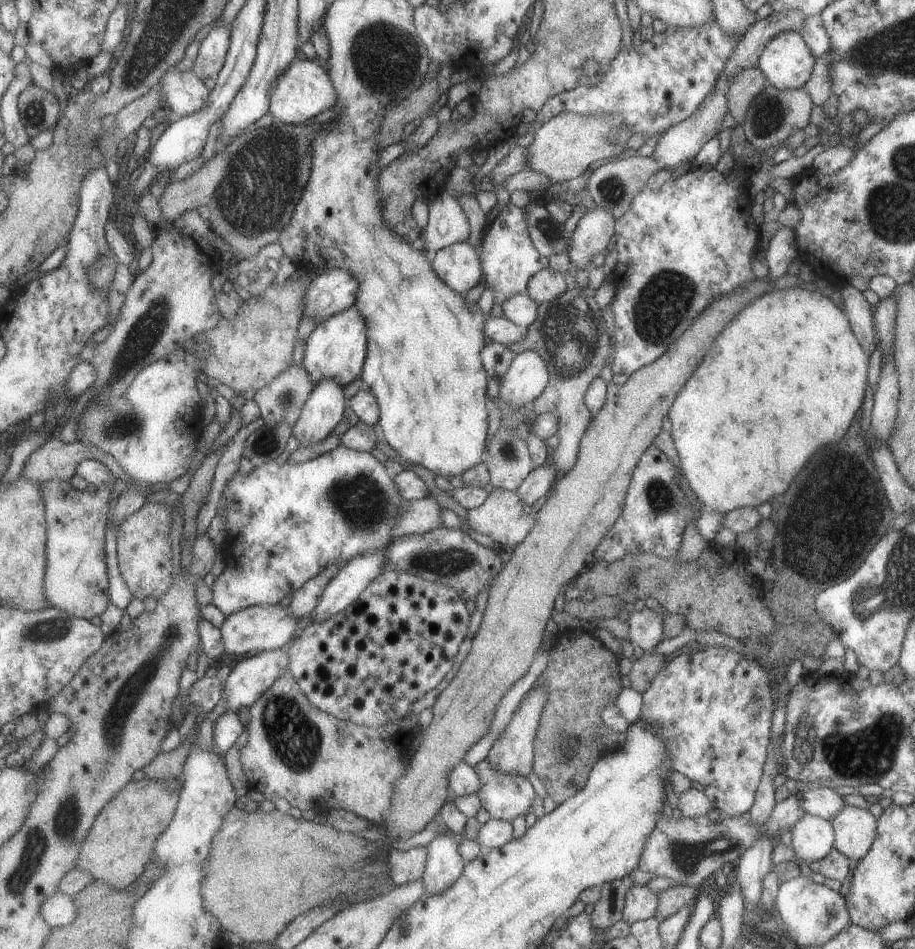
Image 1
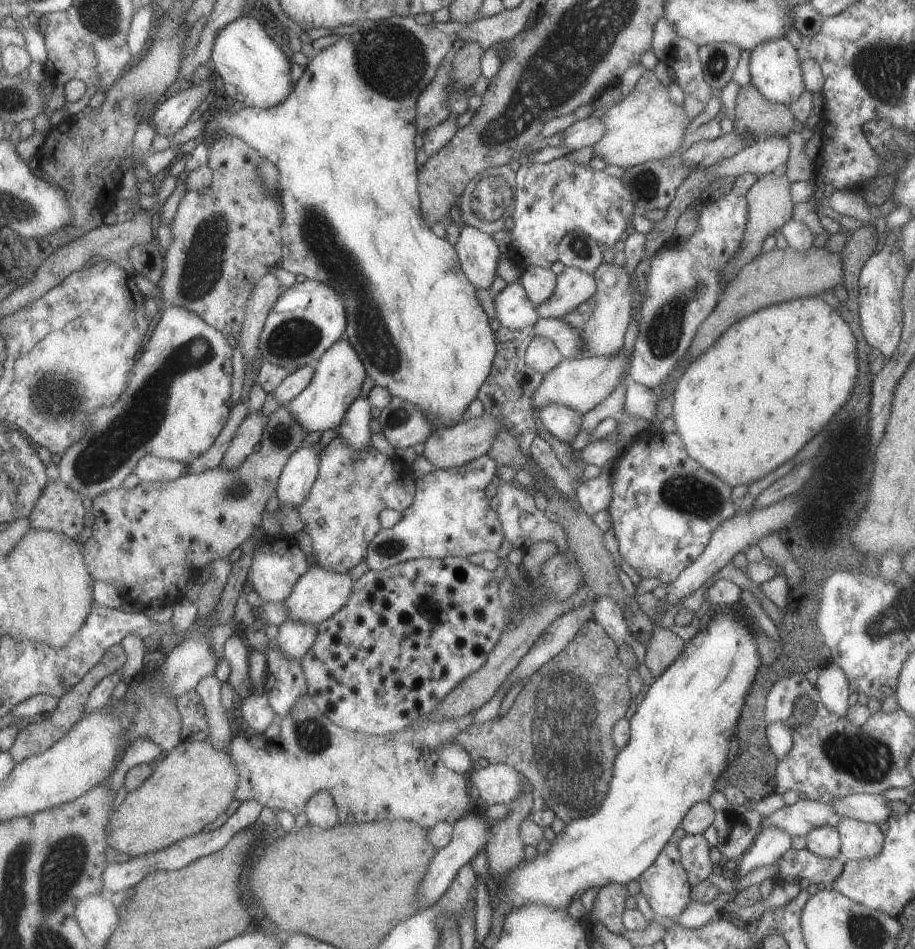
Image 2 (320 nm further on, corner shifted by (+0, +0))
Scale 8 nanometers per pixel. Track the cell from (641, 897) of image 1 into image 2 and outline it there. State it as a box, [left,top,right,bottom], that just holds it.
[638,838,691,919]

